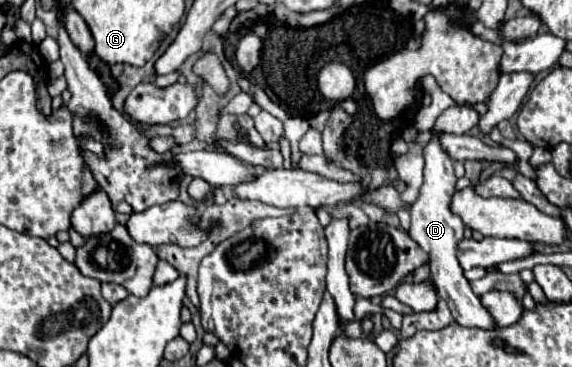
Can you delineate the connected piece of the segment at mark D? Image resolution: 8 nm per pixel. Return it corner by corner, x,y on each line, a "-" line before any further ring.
437,132
435,138
425,146
423,150
425,156
425,170
423,170
423,184
419,190
419,198
411,204
411,228
409,236
429,254
431,258
431,280
437,286
439,296
449,304
451,314
459,326
471,326
471,328
481,328
481,330
495,330
495,318
487,314
485,306
479,302
479,298
473,294
469,282
463,276
463,270
457,262
457,242
463,238
465,224
463,220
453,214
451,210
451,198
455,194
455,174
453,174
453,160
441,150

